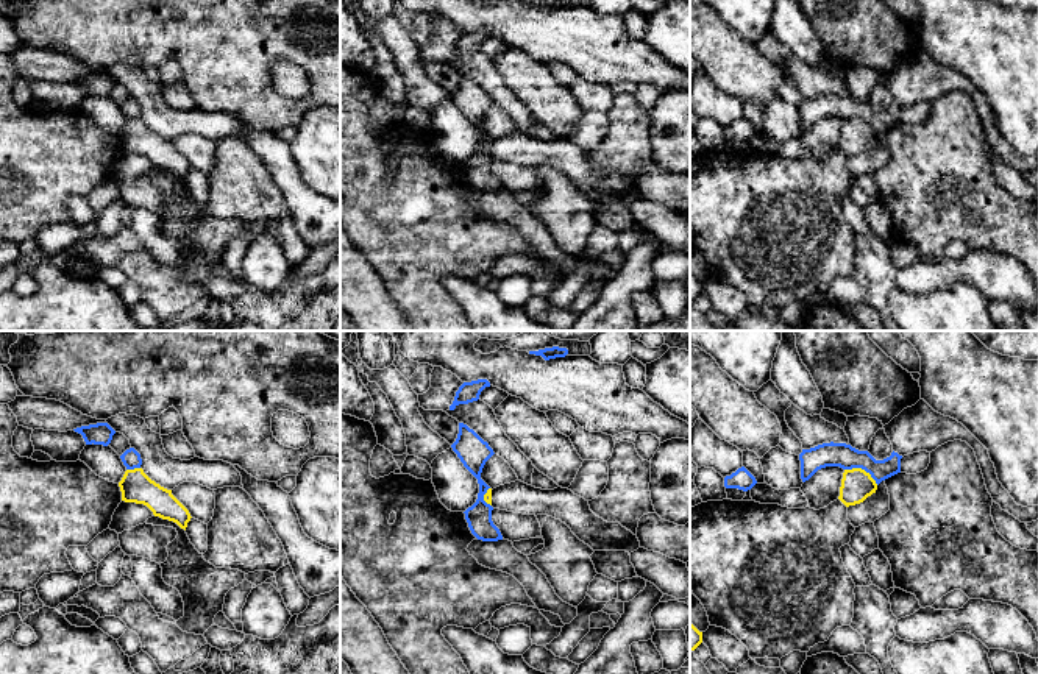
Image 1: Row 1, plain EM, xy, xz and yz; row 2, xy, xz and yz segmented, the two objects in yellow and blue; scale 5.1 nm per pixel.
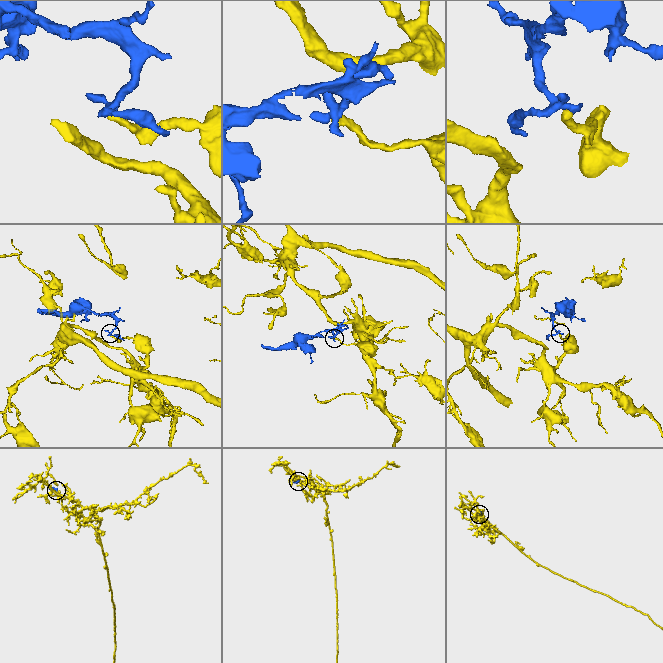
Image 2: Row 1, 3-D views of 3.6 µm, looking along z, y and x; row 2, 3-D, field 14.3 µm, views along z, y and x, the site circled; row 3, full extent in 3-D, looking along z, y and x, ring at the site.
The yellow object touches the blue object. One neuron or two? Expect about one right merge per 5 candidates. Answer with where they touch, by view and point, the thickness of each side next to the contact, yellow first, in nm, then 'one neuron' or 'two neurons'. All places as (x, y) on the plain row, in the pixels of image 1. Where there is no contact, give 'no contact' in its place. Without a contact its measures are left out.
meets yellow in yz at (860, 119); 160 nm thick on the yellow side, 130 nm on the other; two neurons

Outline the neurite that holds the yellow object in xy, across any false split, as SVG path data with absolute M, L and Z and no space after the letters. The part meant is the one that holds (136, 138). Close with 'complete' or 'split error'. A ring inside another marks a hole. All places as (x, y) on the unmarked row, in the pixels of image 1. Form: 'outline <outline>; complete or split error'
outline M142 119L126 120L119 133L122 151L147 156L155 167L176 173L186 181L189 161L167 140L151 131Z; complete

